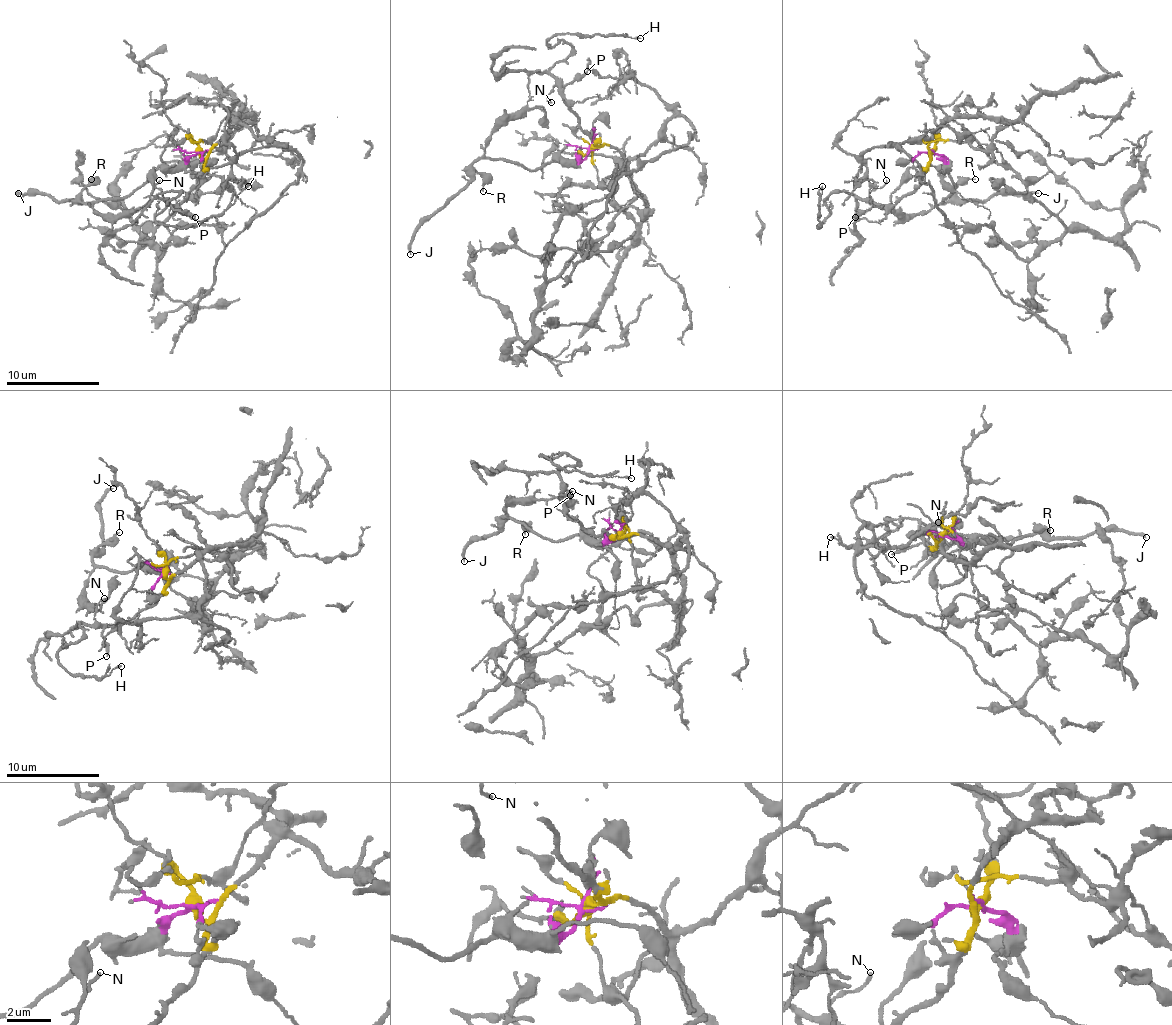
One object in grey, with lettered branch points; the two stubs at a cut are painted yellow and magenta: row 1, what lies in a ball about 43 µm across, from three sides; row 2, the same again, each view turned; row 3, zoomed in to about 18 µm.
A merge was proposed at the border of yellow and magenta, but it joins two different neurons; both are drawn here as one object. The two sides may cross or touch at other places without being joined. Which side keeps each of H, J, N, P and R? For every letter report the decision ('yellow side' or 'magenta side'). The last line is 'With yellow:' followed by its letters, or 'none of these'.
H: yellow side
J: magenta side
N: yellow side
P: yellow side
R: magenta side
With yellow: H, N, P

